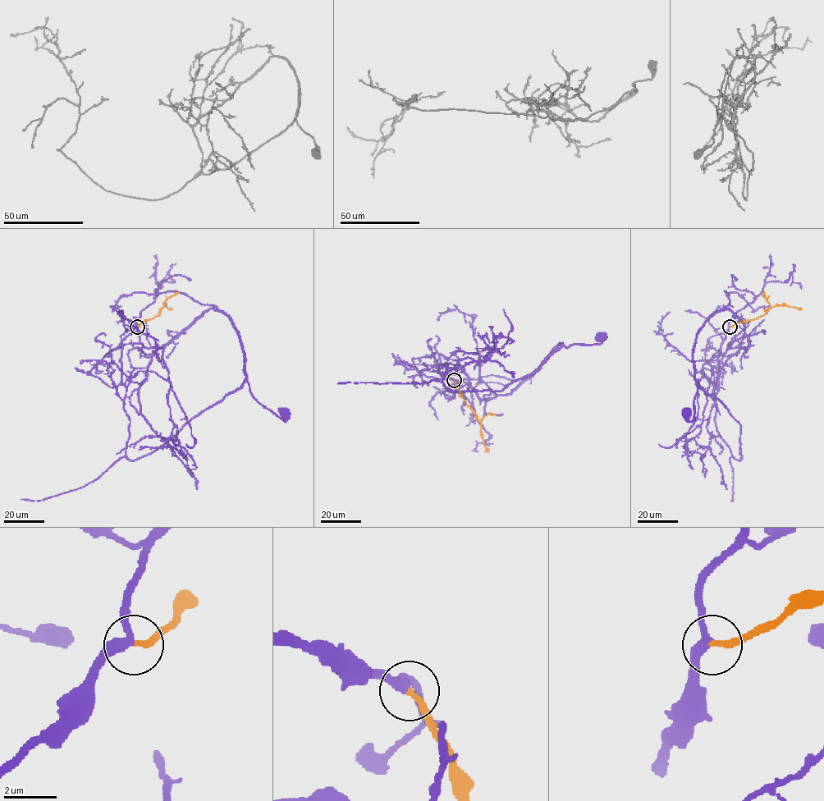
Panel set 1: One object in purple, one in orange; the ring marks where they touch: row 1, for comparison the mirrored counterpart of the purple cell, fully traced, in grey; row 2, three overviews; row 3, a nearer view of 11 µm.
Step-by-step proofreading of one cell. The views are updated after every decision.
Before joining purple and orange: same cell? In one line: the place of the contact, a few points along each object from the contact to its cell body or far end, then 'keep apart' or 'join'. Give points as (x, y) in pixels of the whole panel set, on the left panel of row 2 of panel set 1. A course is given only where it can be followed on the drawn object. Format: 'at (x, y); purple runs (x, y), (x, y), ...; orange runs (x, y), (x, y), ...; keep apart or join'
at (137, 327); purple runs (137, 327), (121, 342), (126, 386), (219, 309), (239, 332), (253, 396), (285, 421), (284, 411); orange runs (137, 327), (157, 316), (164, 305), (171, 309); join

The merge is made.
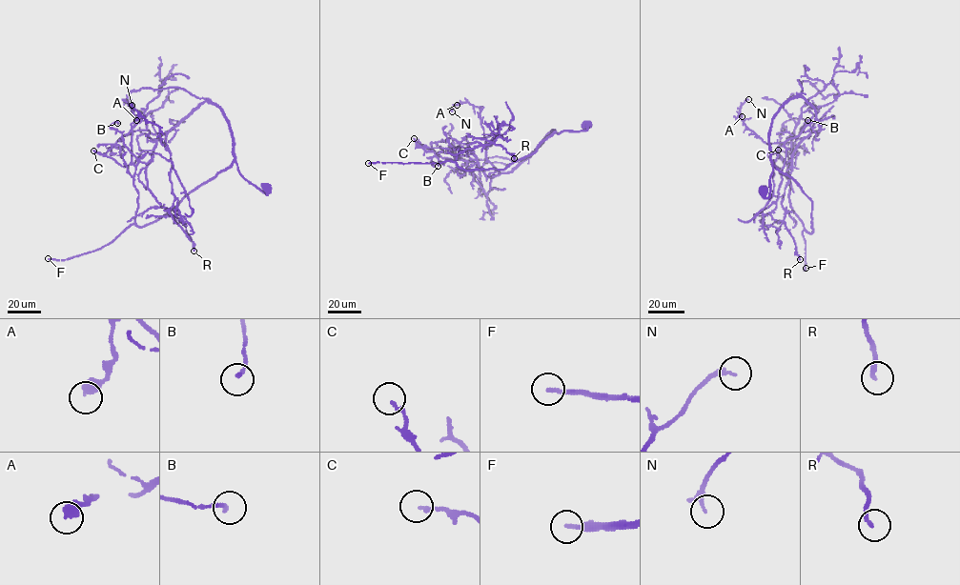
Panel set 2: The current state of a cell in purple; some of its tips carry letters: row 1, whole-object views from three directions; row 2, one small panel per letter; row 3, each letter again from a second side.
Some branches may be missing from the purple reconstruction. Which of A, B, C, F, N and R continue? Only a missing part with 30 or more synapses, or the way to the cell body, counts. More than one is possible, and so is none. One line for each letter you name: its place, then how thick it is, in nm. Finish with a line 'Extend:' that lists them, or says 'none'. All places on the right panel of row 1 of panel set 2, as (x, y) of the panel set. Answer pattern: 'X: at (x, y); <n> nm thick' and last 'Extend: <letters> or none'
F: at (806, 268); 200 nm thick
Extend: F

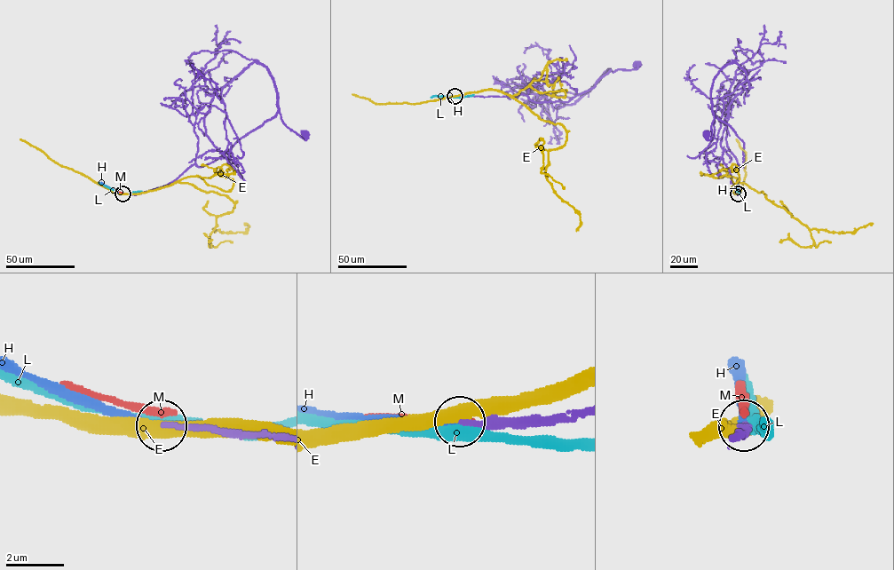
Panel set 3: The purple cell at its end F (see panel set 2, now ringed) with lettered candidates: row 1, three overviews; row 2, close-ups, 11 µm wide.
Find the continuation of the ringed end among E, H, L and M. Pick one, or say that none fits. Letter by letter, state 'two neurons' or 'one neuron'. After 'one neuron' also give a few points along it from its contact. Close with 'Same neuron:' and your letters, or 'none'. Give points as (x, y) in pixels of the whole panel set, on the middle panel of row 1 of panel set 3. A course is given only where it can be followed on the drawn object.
E: two neurons
H: one neuron; course (454, 97), (433, 96)
L: two neurons
M: two neurons
Same neuron: H

